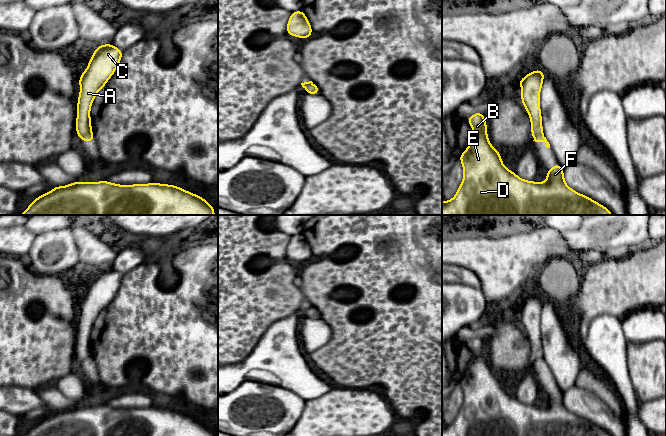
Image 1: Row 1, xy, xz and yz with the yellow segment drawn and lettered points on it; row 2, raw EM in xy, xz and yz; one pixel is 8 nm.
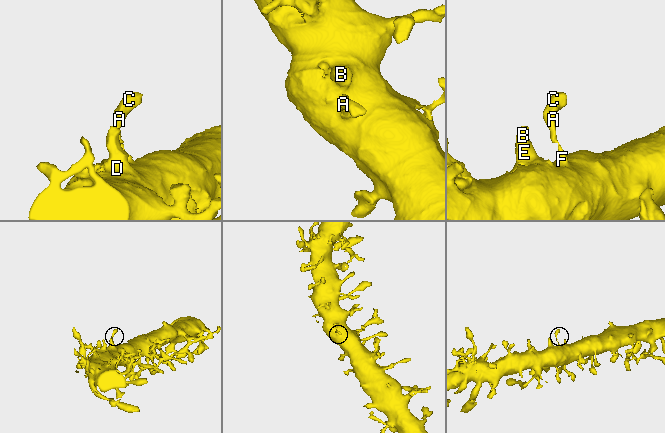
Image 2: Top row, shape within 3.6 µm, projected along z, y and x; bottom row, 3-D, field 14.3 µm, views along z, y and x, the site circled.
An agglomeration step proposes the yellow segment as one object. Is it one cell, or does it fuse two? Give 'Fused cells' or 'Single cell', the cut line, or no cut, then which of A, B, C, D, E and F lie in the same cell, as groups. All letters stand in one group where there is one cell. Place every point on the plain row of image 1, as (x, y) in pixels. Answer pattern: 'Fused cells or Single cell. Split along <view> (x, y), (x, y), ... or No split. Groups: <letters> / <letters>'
Fused cells. Split along xy (91, 355), (81, 363). Groups: A C / B D E F

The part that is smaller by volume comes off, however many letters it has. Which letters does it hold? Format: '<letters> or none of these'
A, C

